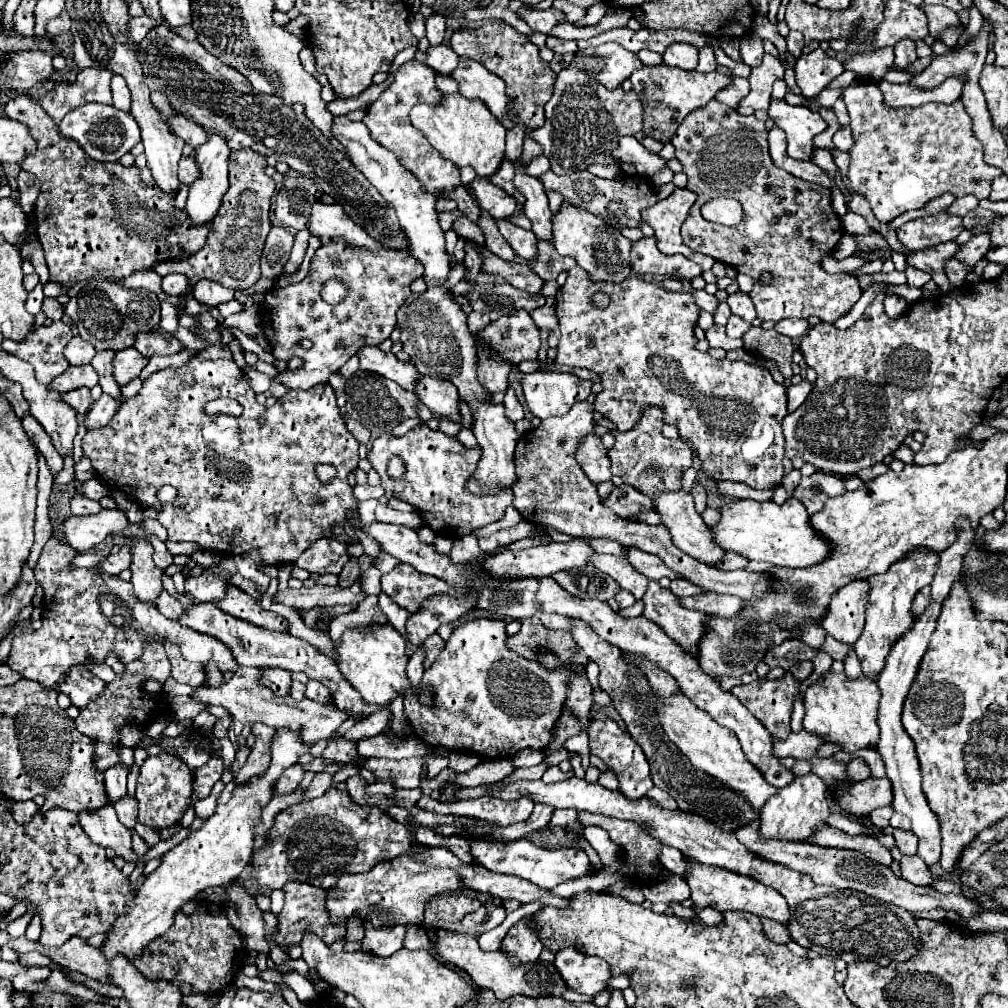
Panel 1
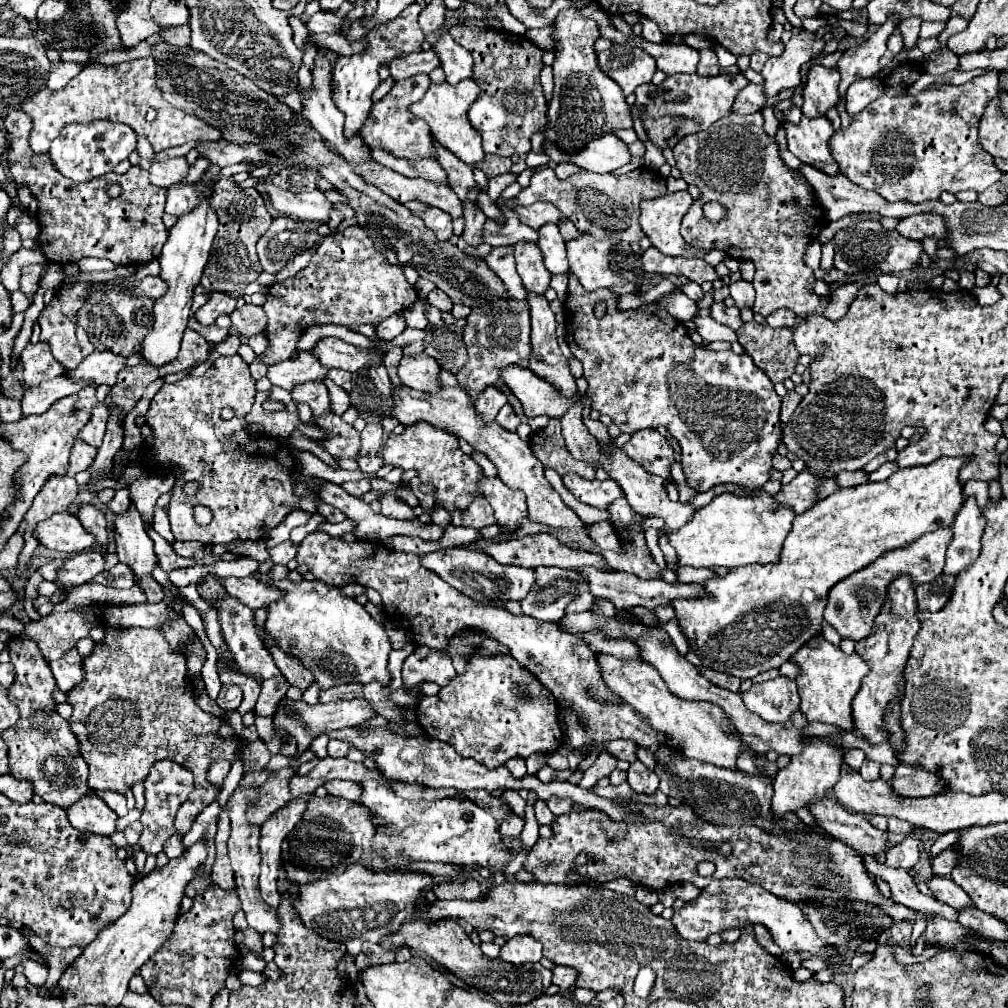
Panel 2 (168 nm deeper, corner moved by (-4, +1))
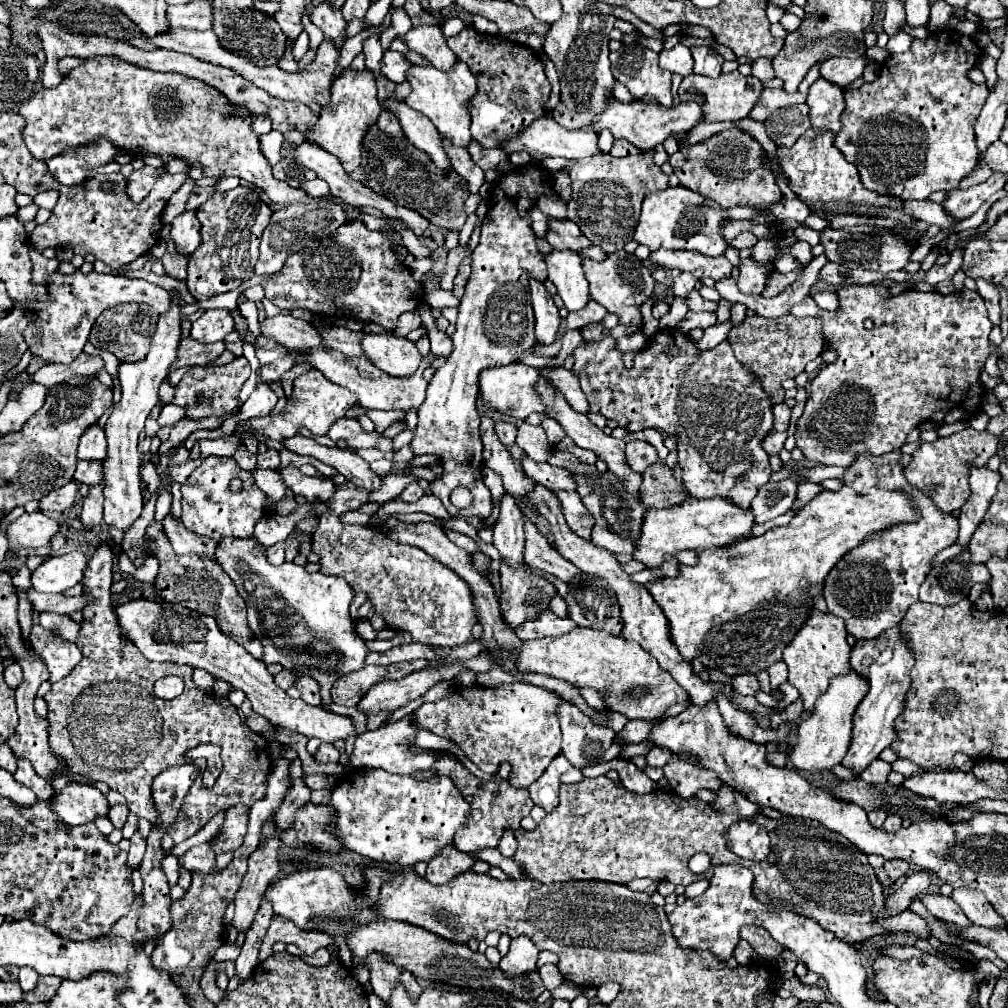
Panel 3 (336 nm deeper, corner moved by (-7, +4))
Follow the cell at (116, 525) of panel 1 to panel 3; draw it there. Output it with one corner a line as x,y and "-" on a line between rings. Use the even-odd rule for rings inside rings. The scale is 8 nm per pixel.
24,512
14,524
8,526
8,542
12,546
24,544
30,548
50,546
50,540
62,532
62,524
44,516
42,512

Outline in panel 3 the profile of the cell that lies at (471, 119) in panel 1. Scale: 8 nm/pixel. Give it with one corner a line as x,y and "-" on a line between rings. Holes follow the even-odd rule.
460,60
450,72
440,72
432,66
414,66
408,72
408,82
412,84
412,94
406,98
406,104
428,116
438,132
444,134
454,146
468,148
468,144
472,142
468,102
474,100
474,94
478,92
476,78
472,76
470,68

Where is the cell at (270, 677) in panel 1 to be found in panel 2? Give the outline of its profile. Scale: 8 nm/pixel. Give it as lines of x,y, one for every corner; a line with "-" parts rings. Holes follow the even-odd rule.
223,595
219,599
219,603
215,605
215,609
217,609
217,615
219,615
223,639
229,647
229,651
233,653
233,657
237,659
237,663
241,663
241,667
245,667
245,671
253,671
253,675
261,675
261,679
277,677
279,675
277,665
273,663
273,657
269,655
269,651
263,647
263,643
259,641
259,637
255,633
253,611
249,607
245,607
237,597
231,597
231,595

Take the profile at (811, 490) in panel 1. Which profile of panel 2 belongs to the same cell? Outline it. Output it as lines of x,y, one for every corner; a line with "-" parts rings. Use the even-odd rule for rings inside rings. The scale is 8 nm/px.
801,471
791,483
783,485
783,487
773,495
773,499
775,499
779,505
791,507
791,509
799,515
799,513
805,513
809,507
813,507
813,505
817,503
815,491
817,491
819,485
821,485
819,477
815,477
815,475
809,473
809,471

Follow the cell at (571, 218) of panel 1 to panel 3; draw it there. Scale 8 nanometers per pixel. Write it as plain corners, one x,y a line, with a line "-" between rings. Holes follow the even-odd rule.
626,250
608,254
602,262
592,260
592,258
582,258
582,268
586,274
586,280
590,284
590,298
602,304
608,312
620,316
620,324
632,326
632,330
638,330
642,324
640,316
640,304
646,302
652,296
654,290
654,278
650,268
644,266
636,254
630,254

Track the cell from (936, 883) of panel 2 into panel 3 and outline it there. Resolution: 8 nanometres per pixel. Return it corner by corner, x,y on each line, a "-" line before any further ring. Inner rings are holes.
956,888
952,892
952,900
962,908
962,912
968,916
972,924
986,928
1004,928
1004,920
994,912
992,904
988,904
988,900
980,892

